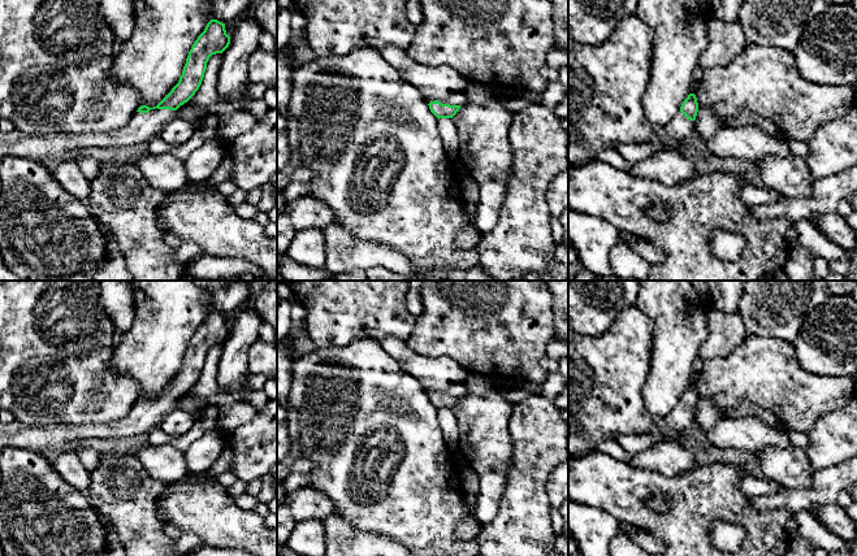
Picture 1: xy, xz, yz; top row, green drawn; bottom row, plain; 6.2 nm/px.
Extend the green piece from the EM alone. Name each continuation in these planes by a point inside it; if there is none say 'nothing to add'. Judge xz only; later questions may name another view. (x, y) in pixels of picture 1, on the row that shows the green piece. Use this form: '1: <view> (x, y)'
1: xz (446, 100)

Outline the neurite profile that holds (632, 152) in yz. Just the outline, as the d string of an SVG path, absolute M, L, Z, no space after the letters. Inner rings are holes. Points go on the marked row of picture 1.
M622 143L615 144L615 151L619 152L619 155L627 160L631 164L640 162L645 158L648 158L654 152L659 151L661 148L657 147L654 143L642 143L642 144L635 144L635 143Z

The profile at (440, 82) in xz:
M386 45L380 49L385 61L425 97L446 99L463 92L469 82L451 66L427 66L411 58L406 49Z

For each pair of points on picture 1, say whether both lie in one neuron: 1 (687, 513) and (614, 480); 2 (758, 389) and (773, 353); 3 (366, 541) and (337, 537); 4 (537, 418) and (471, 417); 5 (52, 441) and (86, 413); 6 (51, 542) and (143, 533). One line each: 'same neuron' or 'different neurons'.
1: same neuron
2: same neuron
3: same neuron
4: different neurons
5: different neurons
6: different neurons

